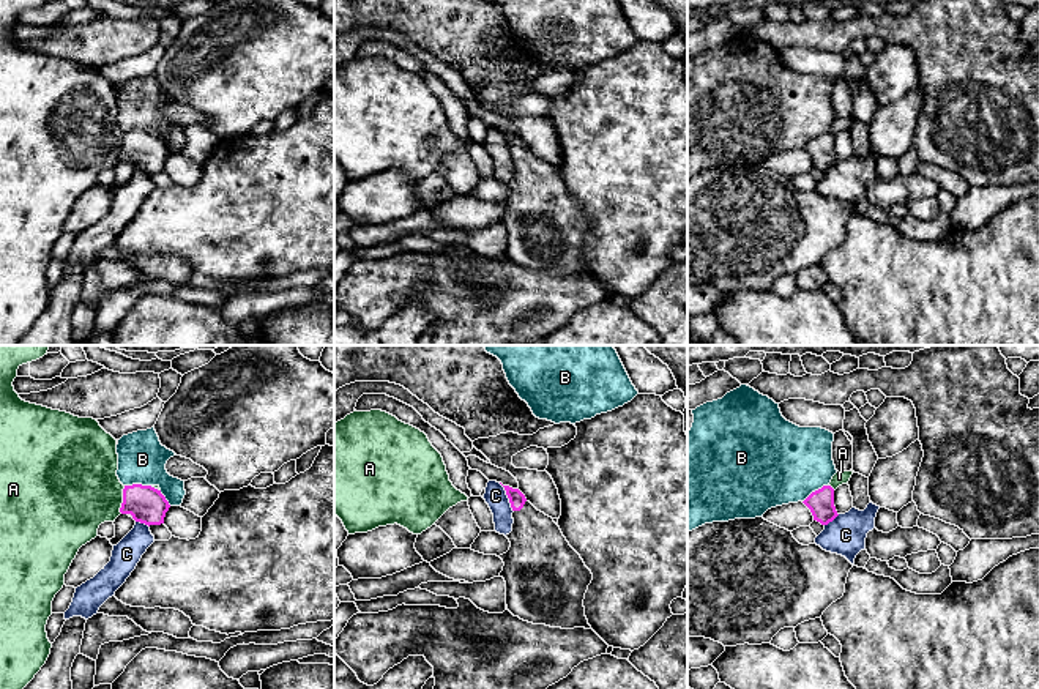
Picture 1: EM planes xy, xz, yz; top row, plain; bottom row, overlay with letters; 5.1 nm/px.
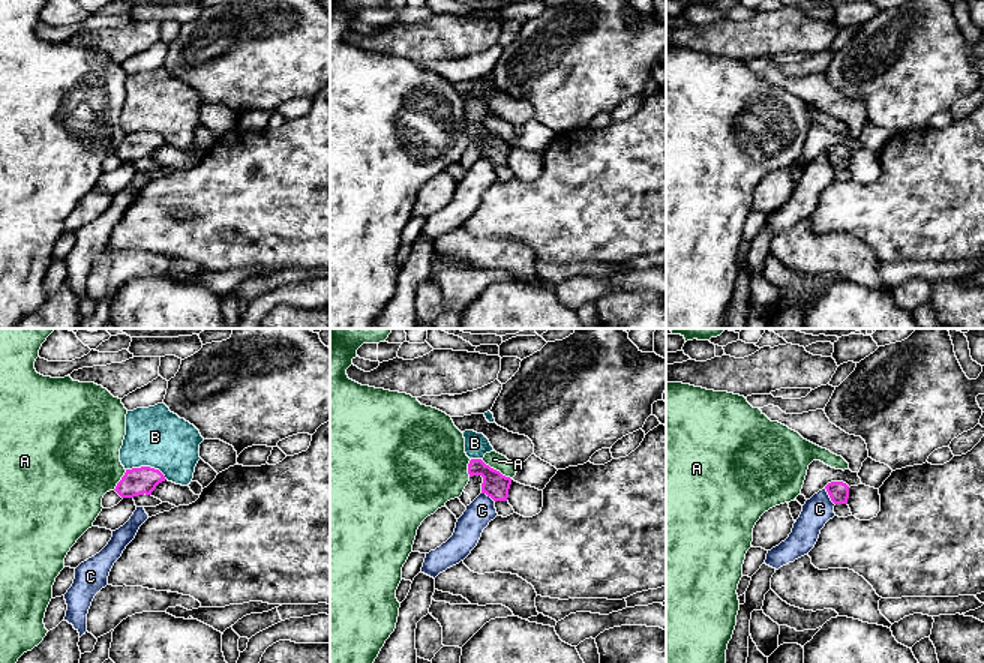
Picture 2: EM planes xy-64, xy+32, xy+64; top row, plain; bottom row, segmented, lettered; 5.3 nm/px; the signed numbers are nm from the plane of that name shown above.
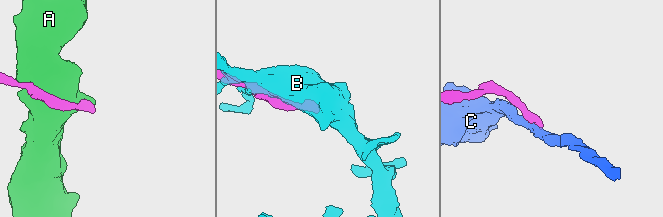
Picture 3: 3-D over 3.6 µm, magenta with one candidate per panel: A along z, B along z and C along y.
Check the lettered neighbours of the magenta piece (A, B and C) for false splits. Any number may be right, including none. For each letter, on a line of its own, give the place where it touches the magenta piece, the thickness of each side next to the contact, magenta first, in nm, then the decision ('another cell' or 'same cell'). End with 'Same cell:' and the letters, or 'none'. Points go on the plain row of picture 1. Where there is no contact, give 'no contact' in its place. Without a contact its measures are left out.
A: xy (123, 147) | 190/440 nm | another cell
B: xy (137, 131) | 190/240 nm | another cell
C: xz (508, 144) | 80/110 nm | another cell
Same cell: none

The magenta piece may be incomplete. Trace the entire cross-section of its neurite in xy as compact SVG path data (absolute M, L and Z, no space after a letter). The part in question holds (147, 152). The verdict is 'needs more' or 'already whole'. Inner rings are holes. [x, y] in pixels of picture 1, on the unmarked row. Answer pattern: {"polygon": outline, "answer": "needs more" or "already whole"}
{"polygon": "M132 131L123 136L121 161L131 161L136 169L145 172L164 170L170 151L161 137L151 132Z", "answer": "already whole"}

